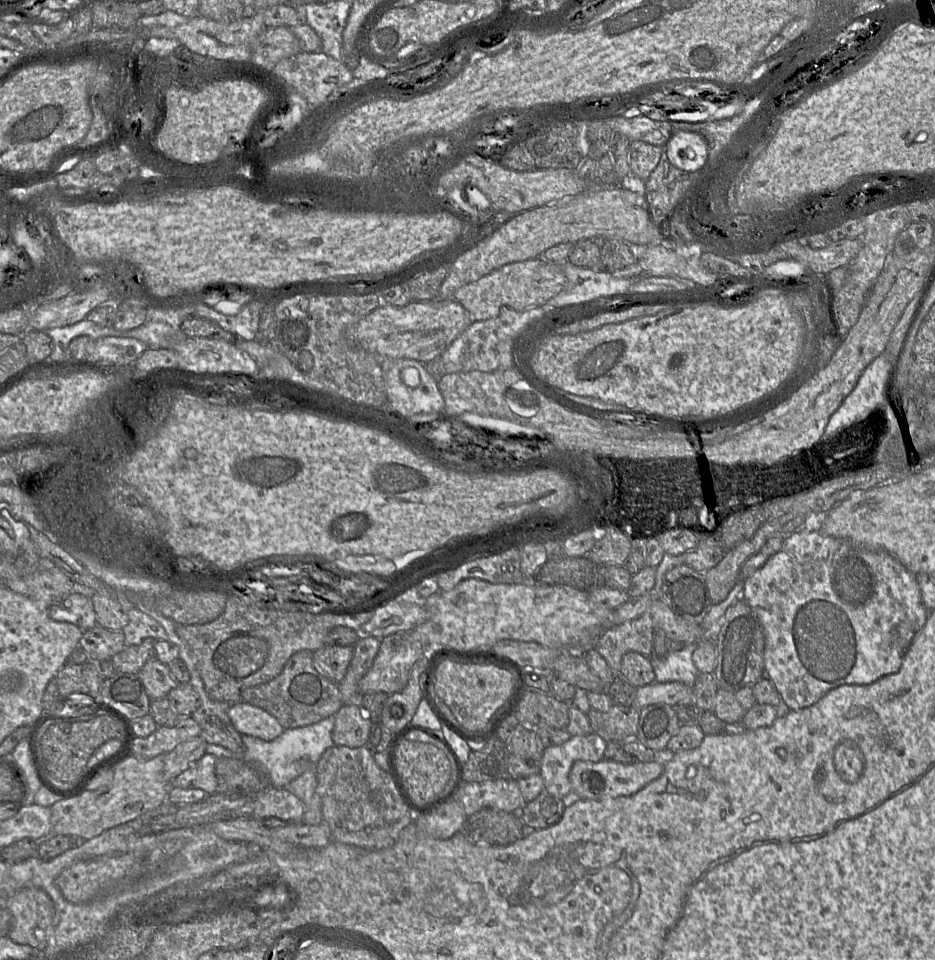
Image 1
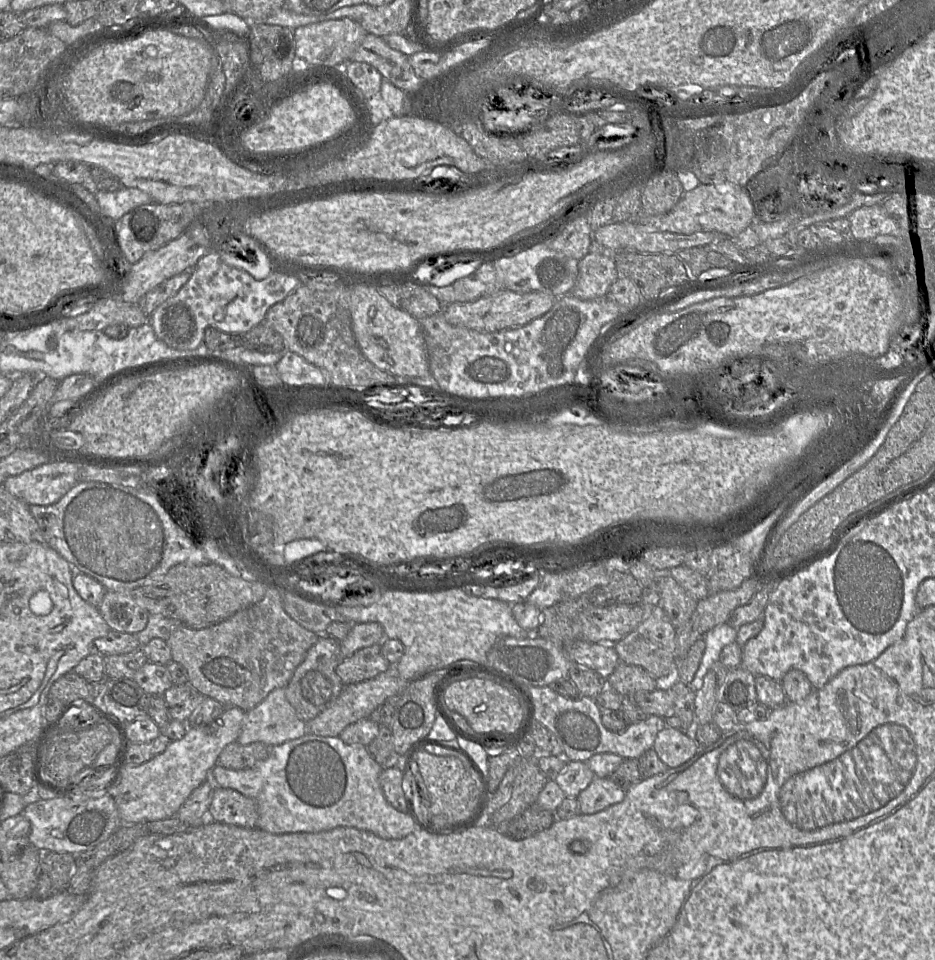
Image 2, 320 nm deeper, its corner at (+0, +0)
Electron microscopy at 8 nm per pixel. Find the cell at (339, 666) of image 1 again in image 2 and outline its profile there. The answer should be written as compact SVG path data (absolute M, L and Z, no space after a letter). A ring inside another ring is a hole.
M376 643L343 658L336 667L336 674L344 685L350 685L374 678L391 666L394 665L382 655L380 643Z

